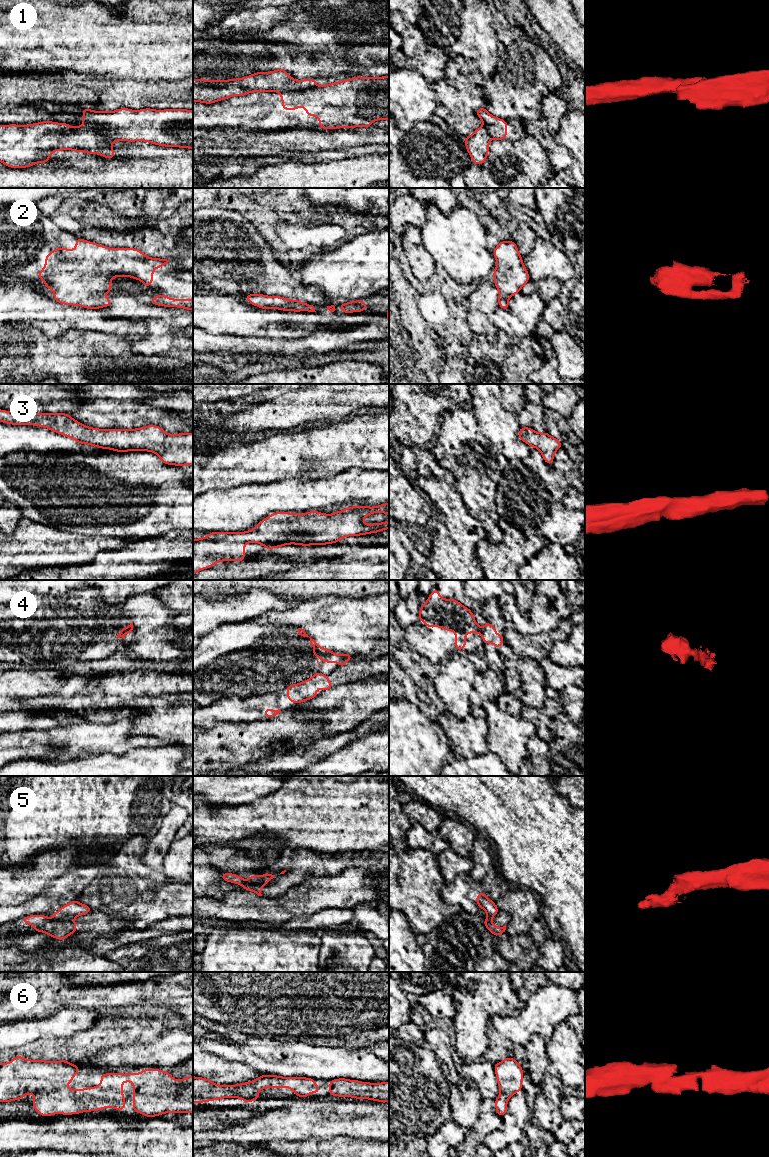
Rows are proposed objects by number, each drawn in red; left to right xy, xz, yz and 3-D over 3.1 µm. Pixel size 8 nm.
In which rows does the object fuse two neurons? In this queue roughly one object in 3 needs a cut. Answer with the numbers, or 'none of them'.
1, 4, 5

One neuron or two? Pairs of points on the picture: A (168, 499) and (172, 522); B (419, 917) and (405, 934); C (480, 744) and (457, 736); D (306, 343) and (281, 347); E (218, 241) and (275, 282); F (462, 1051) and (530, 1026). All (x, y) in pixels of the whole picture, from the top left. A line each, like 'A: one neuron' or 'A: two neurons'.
A: one neuron
B: two neurons
C: one neuron
D: one neuron
E: one neuron
F: two neurons

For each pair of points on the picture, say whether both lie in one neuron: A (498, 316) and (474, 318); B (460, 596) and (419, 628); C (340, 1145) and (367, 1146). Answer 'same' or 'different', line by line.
A: different
B: same
C: same

